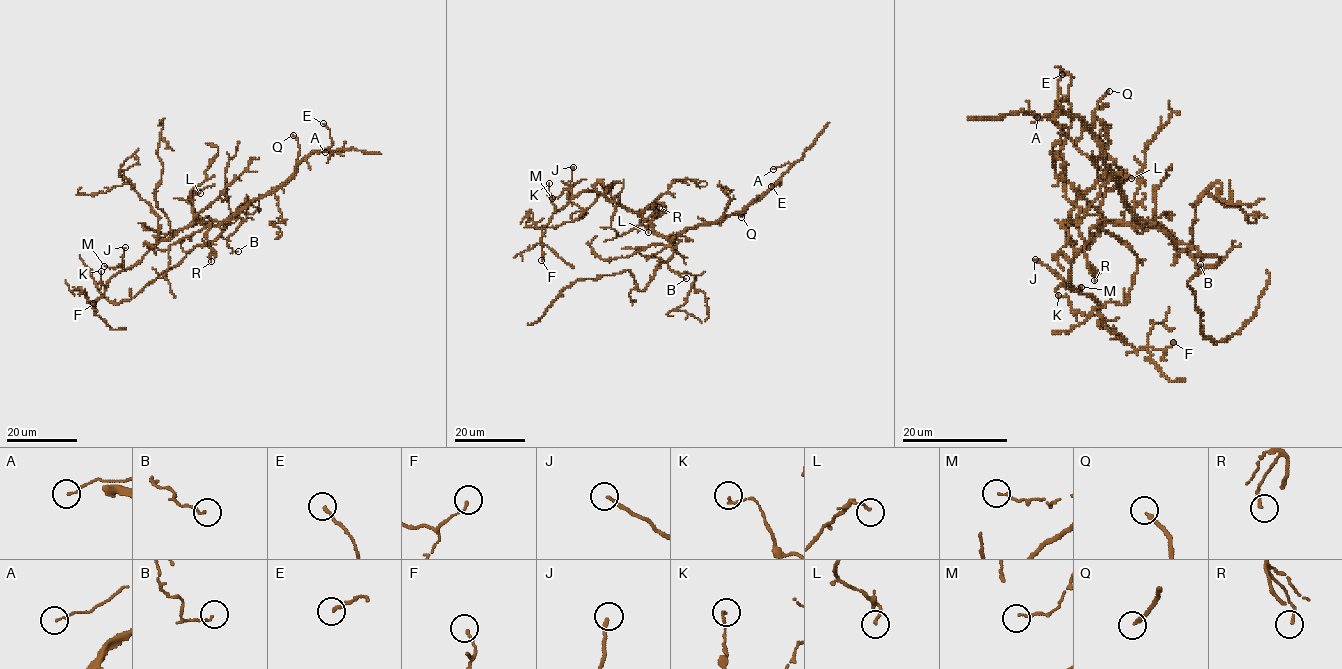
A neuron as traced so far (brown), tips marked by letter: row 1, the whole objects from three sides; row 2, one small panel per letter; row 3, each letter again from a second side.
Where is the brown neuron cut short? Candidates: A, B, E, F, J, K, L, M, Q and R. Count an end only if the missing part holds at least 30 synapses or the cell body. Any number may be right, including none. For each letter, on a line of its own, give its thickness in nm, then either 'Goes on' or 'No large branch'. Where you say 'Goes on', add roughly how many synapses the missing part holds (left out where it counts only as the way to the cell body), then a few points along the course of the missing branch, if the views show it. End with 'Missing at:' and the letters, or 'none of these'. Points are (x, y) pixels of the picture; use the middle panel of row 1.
A: Thickness 110 nm. No large branch
B: Thickness 110 nm. No large branch
E: Thickness 160 nm. No large branch
F: Thickness 110 nm. No large branch
J: Thickness 170 nm. No large branch
K: Thickness 120 nm. No large branch
L: Thickness 110 nm. No large branch
M: Thickness 110 nm. No large branch
Q: Thickness 190 nm. Goes on. Roughly 500 synapses. Course of what is missing: (741, 217), (729, 276), (714, 290), (689, 291), (591, 233), (573, 217), (560, 192)
R: Thickness 140 nm. No large branch
Missing at: Q

